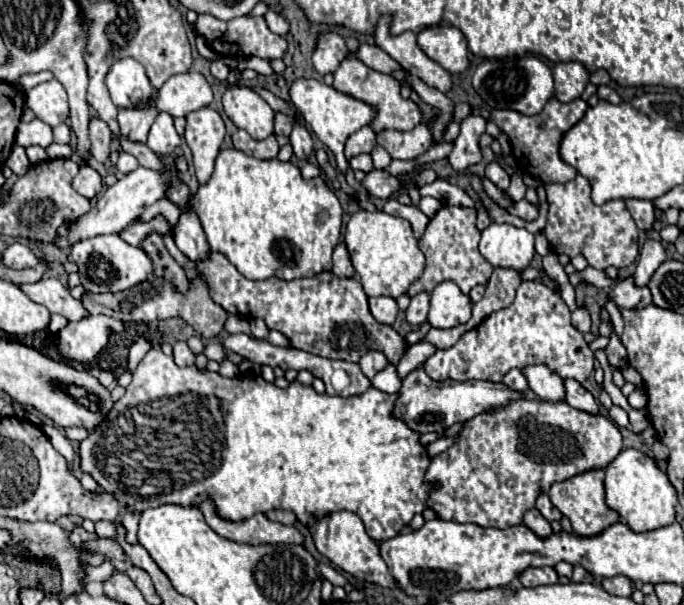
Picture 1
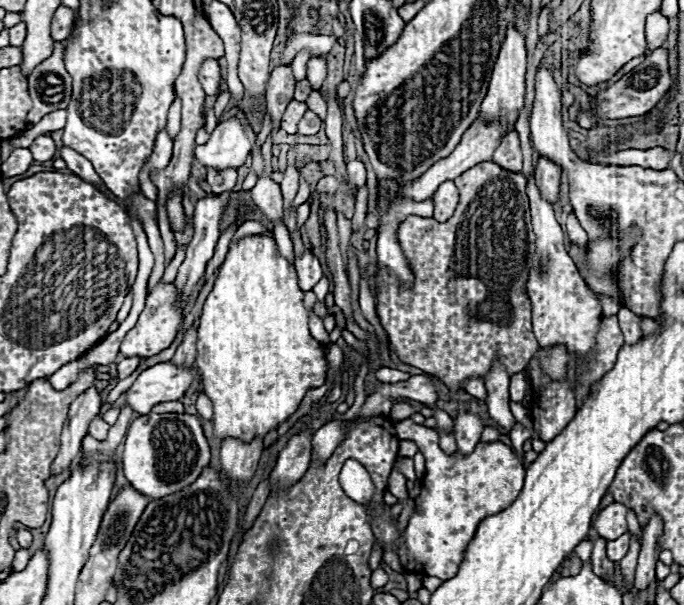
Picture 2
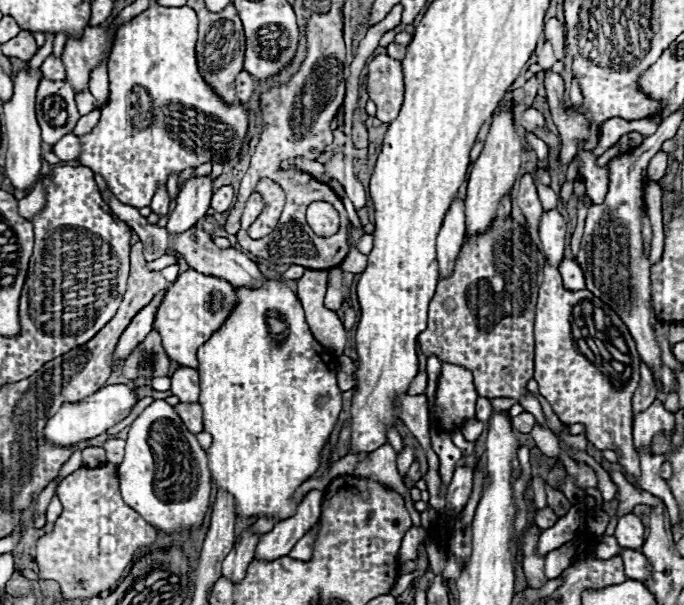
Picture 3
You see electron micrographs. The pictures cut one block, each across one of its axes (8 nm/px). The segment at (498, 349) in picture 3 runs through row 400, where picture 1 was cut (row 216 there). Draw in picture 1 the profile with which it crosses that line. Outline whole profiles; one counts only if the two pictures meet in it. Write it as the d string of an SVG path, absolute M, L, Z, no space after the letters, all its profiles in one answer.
M520 200L520 202L514 202L514 206L510 208L510 214L526 220L526 222L532 222L538 218L538 206L530 204L528 200Z

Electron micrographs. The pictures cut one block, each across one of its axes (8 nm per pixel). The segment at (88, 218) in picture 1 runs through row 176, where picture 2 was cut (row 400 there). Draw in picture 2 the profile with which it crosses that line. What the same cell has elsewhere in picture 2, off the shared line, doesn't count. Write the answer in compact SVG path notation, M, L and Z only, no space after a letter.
M160 362L144 370L134 384L120 396L120 406L130 406L138 414L148 414L160 402L180 400L194 376L190 368L176 368L170 362Z

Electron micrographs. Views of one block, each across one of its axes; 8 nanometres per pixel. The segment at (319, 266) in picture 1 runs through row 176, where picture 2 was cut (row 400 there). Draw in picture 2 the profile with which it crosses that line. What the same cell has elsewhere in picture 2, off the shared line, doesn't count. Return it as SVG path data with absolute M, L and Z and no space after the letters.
M258 234L246 236L238 244L230 246L230 252L228 252L228 256L226 256L226 260L224 260L224 264L220 268L220 274L216 278L214 290L206 298L206 304L204 304L204 310L202 310L202 316L200 316L198 340L196 340L196 362L194 362L196 368L200 370L200 376L202 376L202 392L214 404L214 420L212 422L214 422L214 434L220 440L224 440L224 438L238 438L242 442L252 442L256 438L262 440L268 432L278 430L300 408L300 402L304 400L304 396L306 396L306 392L310 388L318 388L318 386L324 384L324 378L326 378L324 348L308 332L308 312L306 312L302 300L304 300L304 292L298 286L296 270L278 254L278 248L276 248L276 244L274 244L274 240L270 236L258 236Z

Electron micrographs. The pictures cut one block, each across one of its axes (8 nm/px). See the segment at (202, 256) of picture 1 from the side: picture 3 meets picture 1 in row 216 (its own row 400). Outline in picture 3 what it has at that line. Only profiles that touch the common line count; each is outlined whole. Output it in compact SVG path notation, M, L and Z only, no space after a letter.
M178 368L172 374L172 394L178 396L180 402L186 402L186 404L196 402L200 394L198 372L194 368Z

